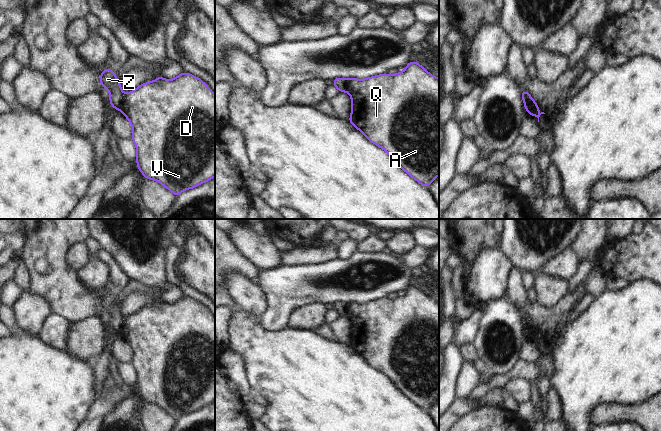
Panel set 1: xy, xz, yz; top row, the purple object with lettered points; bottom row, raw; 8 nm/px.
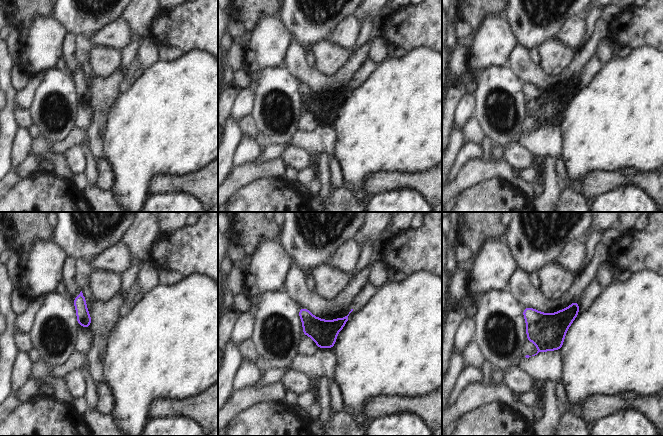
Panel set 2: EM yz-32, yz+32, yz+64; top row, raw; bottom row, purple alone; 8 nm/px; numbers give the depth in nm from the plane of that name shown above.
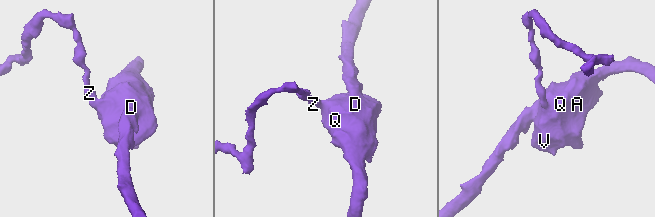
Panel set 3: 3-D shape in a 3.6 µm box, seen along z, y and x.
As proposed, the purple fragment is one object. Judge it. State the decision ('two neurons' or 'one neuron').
two neurons

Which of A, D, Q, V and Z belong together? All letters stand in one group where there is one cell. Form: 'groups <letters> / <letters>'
groups A D Q V / Z

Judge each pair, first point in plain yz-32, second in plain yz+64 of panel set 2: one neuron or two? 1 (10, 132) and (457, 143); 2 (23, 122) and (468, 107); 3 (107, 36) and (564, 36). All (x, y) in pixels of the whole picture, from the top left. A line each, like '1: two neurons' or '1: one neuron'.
1: one neuron
2: two neurons
3: one neuron

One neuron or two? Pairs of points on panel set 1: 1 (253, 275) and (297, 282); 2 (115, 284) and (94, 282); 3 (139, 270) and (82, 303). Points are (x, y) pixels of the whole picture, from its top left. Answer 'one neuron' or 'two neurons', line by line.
1: two neurons
2: two neurons
3: two neurons

